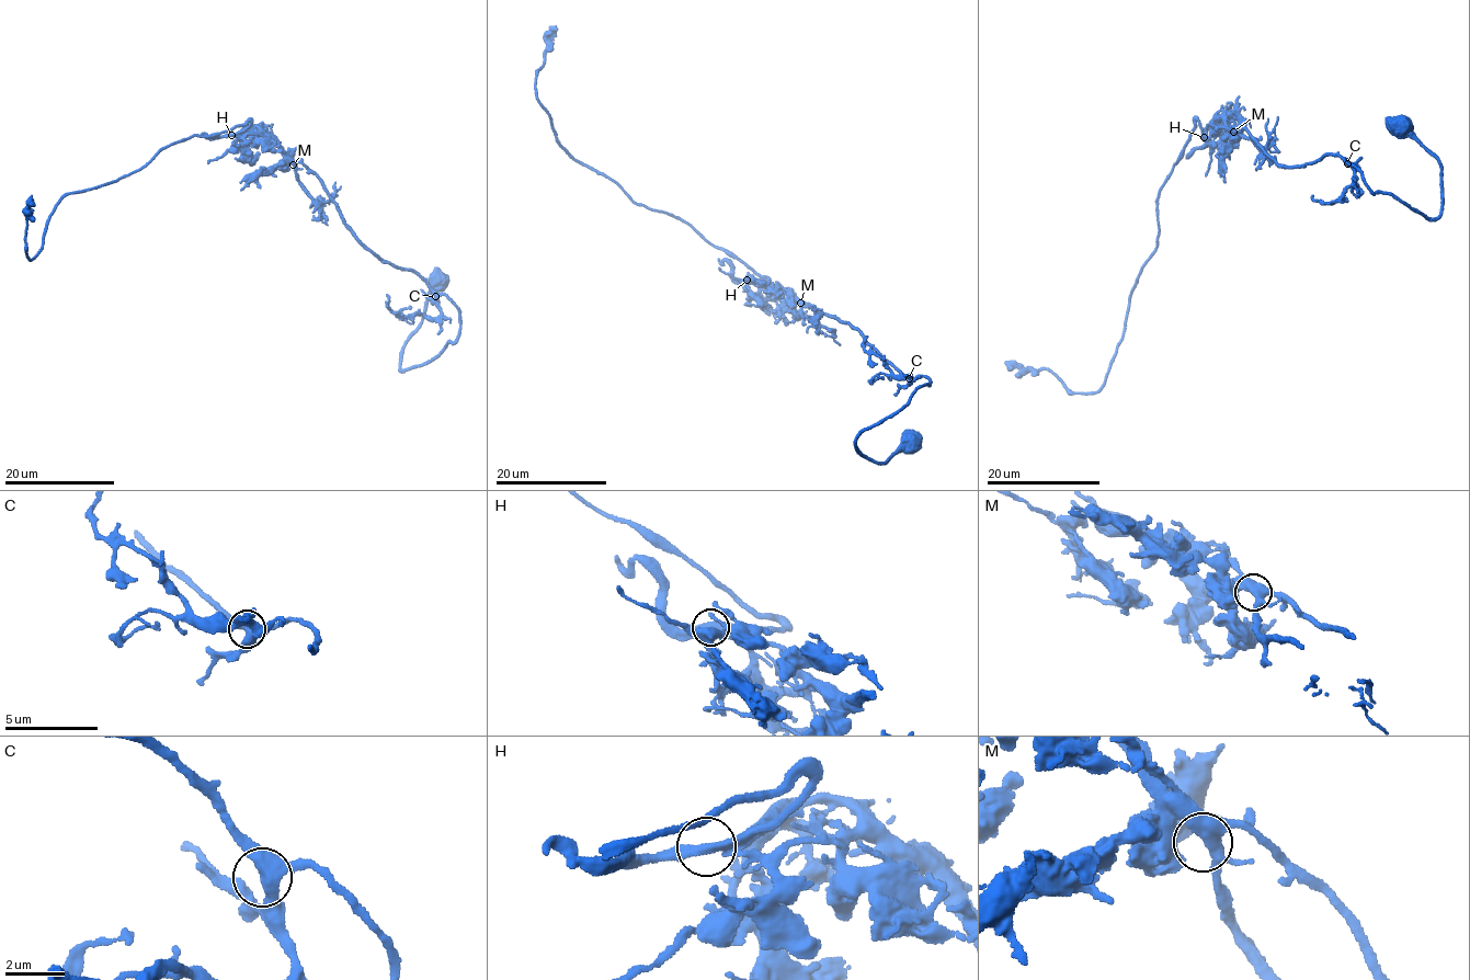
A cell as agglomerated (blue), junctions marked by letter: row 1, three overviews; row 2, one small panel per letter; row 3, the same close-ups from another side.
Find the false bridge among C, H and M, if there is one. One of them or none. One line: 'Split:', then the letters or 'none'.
Split: none

